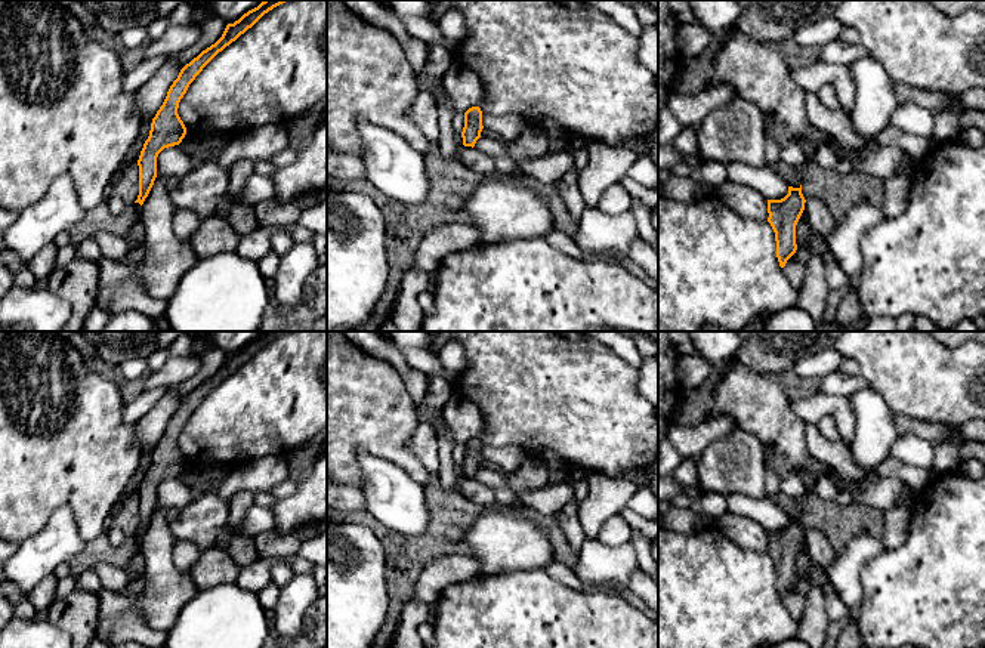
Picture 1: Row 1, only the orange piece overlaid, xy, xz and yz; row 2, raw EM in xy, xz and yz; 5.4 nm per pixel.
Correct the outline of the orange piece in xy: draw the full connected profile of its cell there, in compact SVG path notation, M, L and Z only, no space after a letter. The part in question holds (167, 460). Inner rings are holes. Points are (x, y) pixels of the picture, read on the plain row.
M263 331L257 339L244 345L234 355L228 355L222 368L186 395L177 410L170 417L167 428L151 454L149 468L141 482L139 497L139 527L135 534L143 536L157 509L157 488L169 478L179 476L186 466L186 459L177 445L179 433L189 416L203 399L226 377L251 360L265 345L288 331Z

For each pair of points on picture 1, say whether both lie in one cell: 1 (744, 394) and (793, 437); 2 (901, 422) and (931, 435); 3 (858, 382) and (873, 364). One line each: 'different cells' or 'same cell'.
1: same cell
2: same cell
3: different cells

